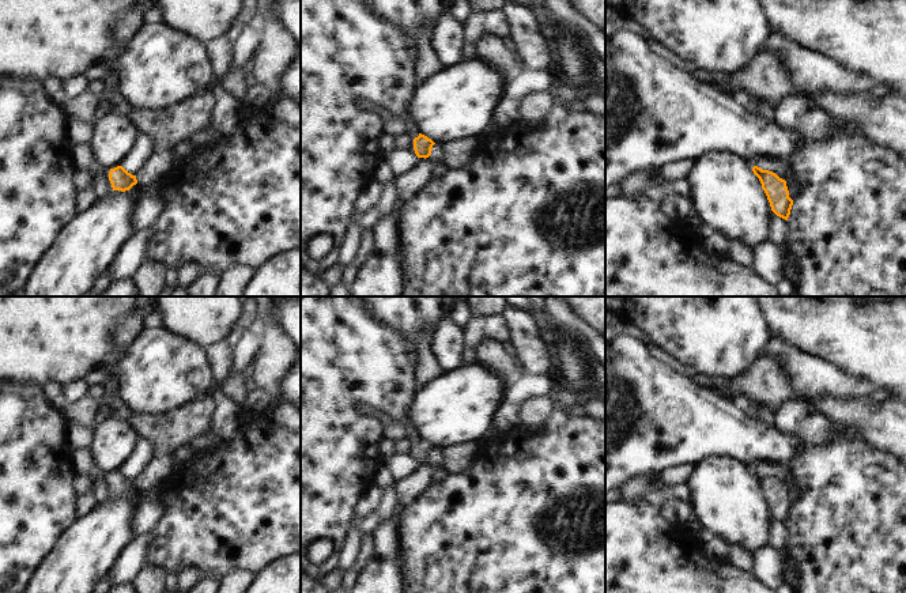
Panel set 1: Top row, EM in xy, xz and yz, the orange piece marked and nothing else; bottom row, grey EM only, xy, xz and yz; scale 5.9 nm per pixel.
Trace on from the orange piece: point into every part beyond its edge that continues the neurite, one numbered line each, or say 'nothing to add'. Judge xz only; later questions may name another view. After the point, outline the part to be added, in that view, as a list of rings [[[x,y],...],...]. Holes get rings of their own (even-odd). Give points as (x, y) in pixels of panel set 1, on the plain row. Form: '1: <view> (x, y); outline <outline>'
1: xz (411, 431); outline [[[411,412],[407,415],[405,422],[403,424],[404,424],[404,430],[405,430],[405,439],[408,439],[409,443],[411,443],[408,454],[414,460],[416,460],[415,454],[414,454],[414,443],[419,441],[419,434],[418,434],[418,428],[416,428],[416,424],[414,422],[414,418],[412,418]]]

